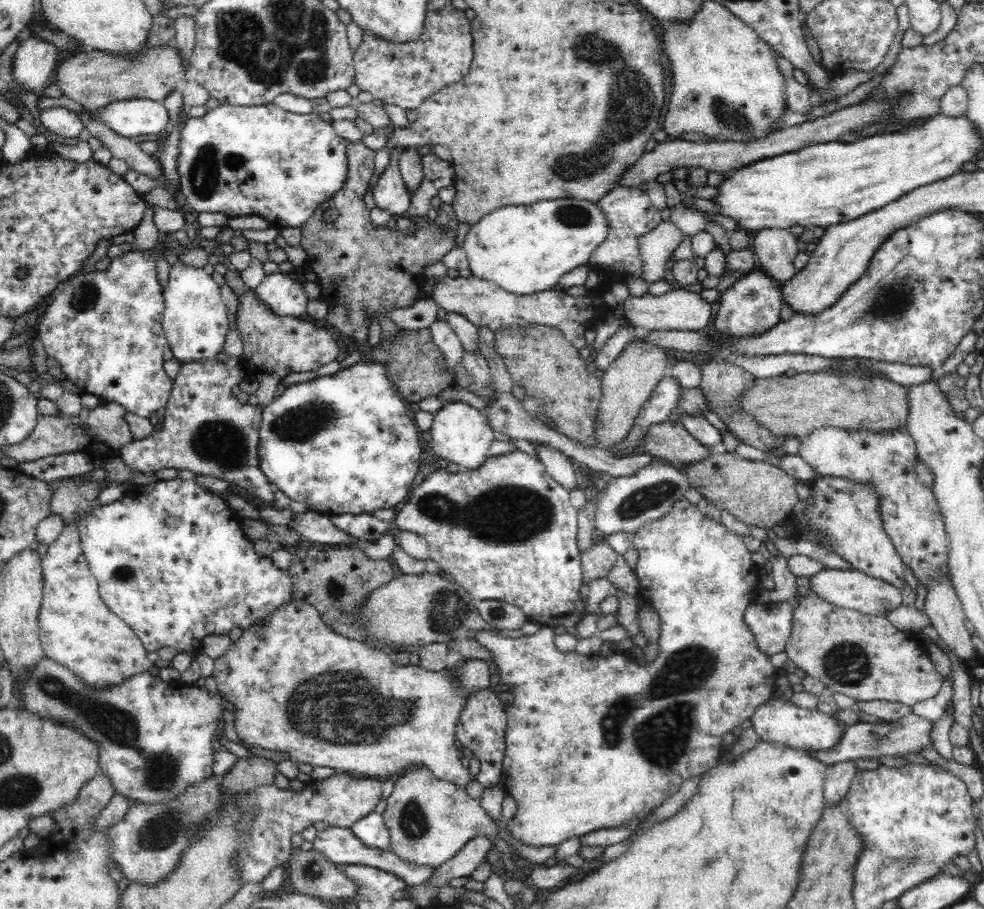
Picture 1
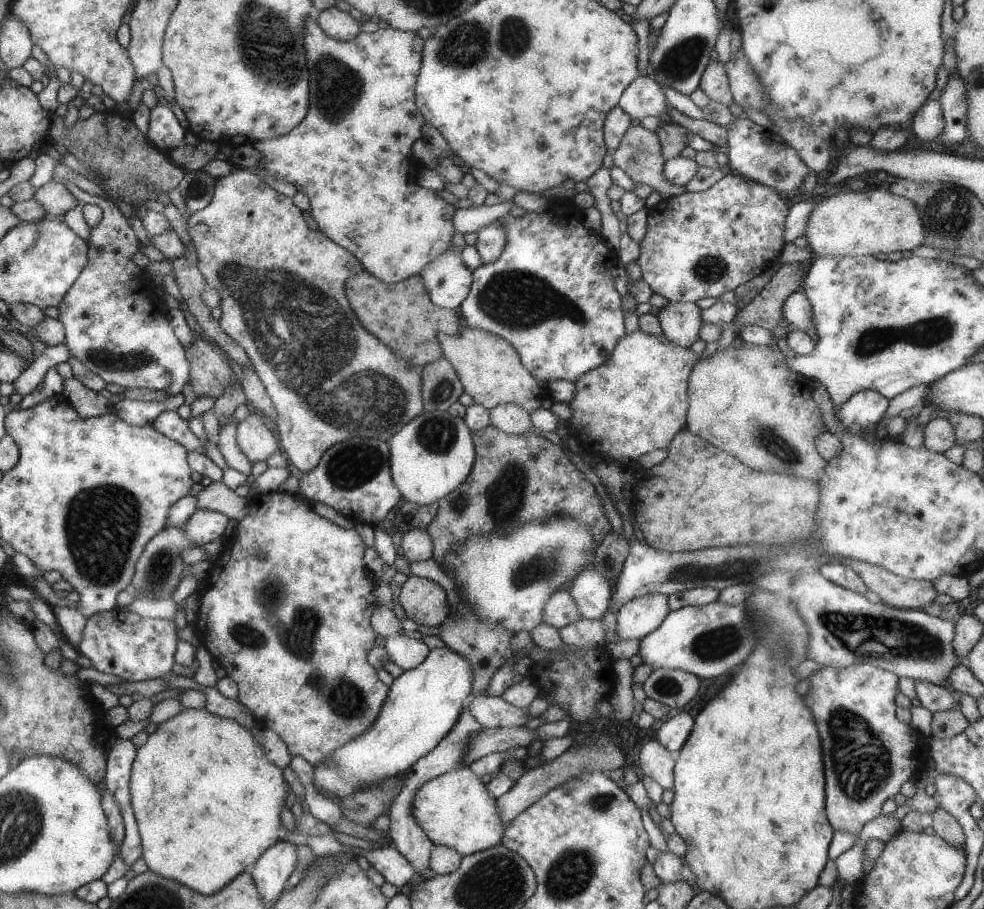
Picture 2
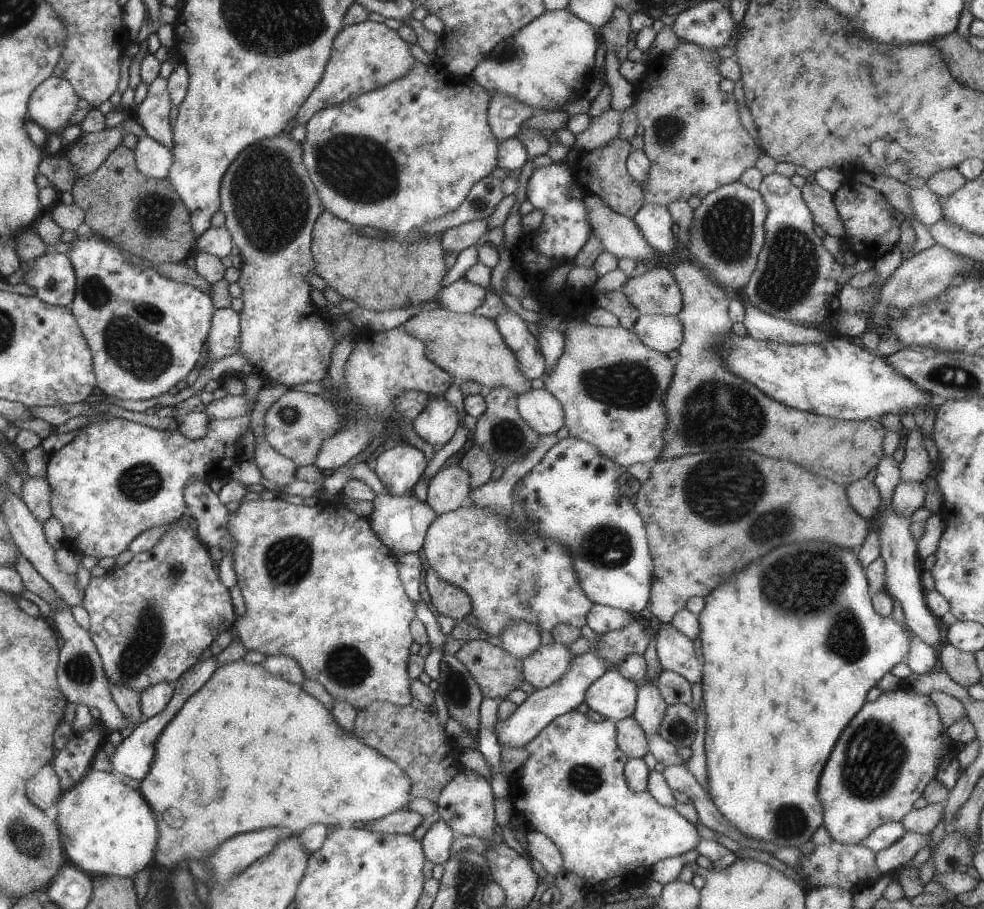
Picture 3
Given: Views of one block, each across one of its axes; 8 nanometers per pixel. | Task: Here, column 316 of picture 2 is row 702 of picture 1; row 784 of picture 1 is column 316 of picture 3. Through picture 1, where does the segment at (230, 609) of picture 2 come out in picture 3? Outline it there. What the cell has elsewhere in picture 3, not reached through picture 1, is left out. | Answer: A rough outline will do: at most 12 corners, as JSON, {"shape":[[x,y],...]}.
{"shape":[[341,502],[227,514],[249,650],[407,706],[415,604]]}

